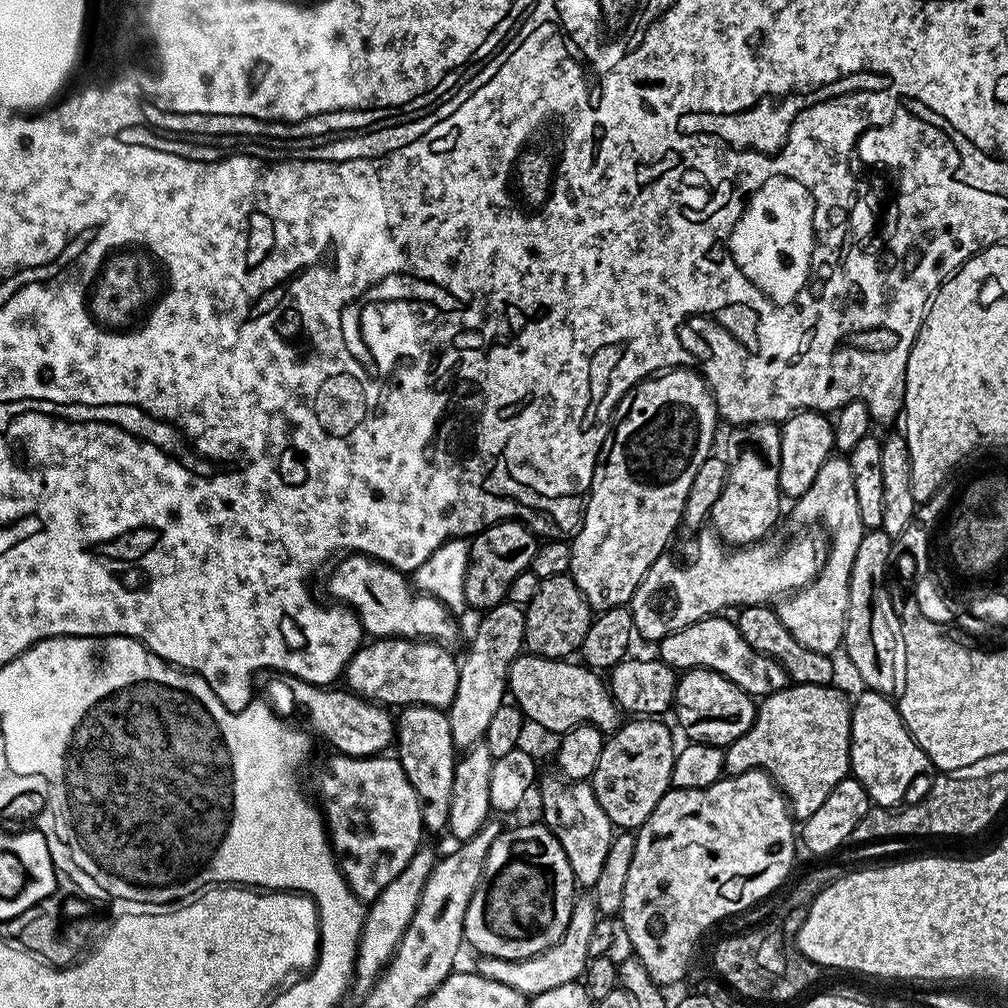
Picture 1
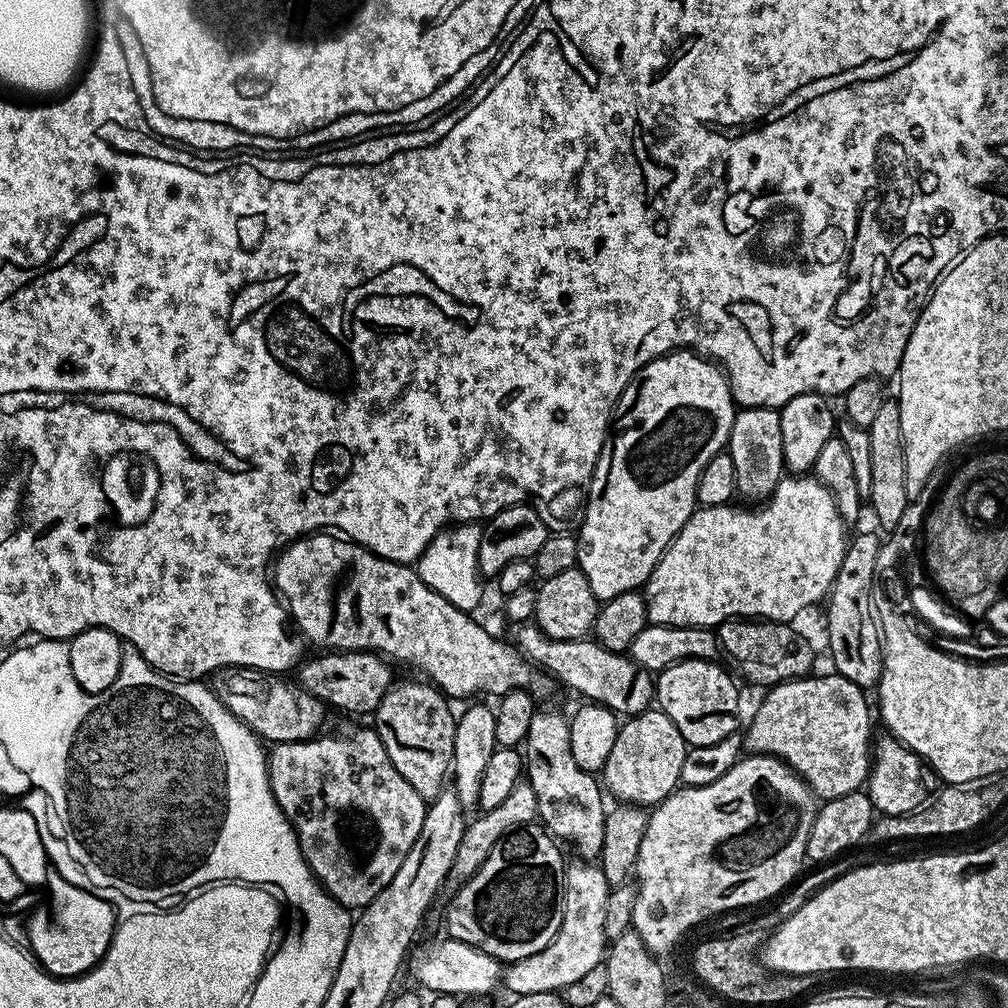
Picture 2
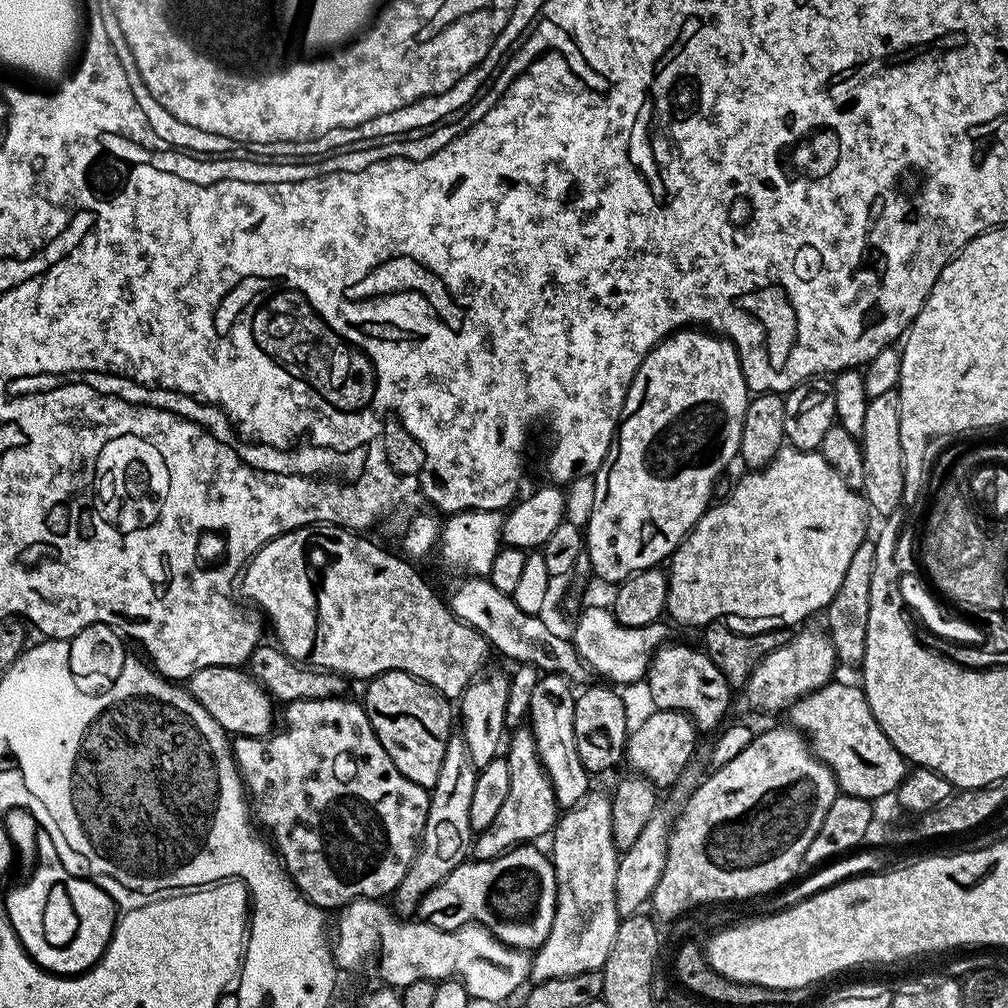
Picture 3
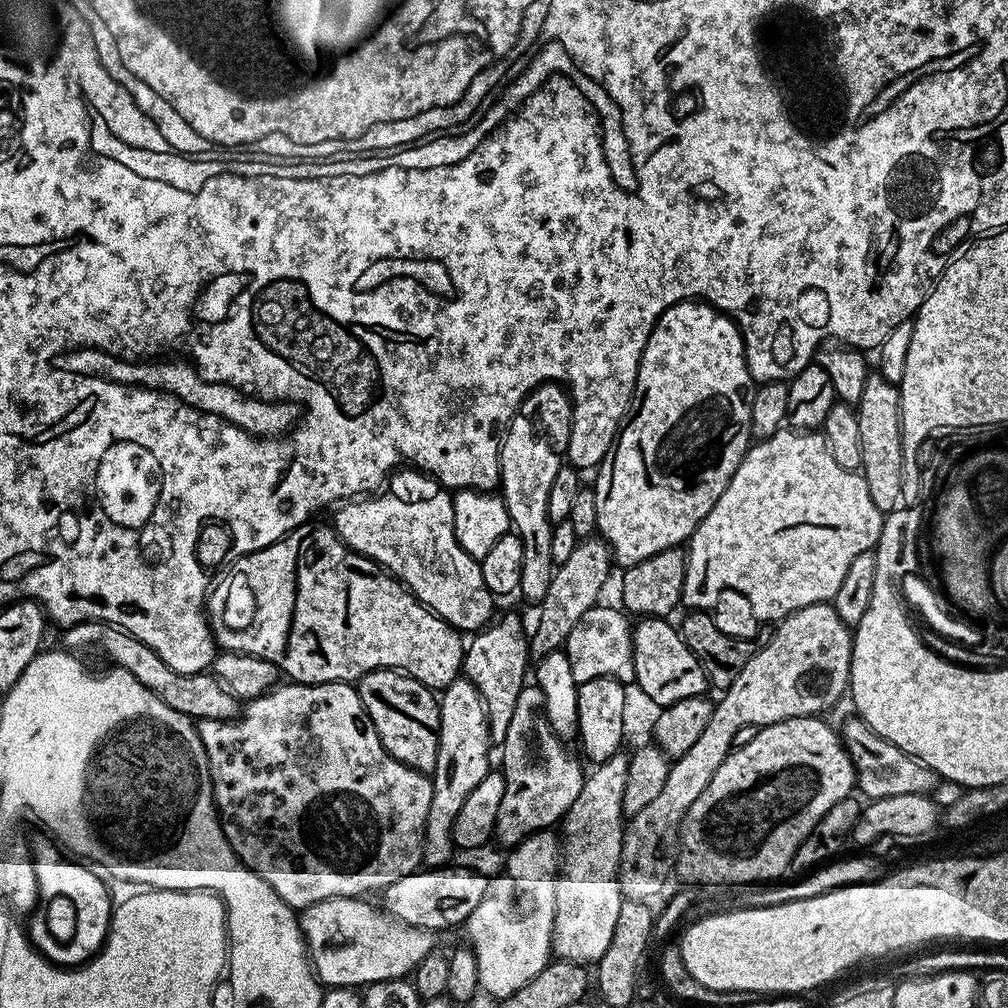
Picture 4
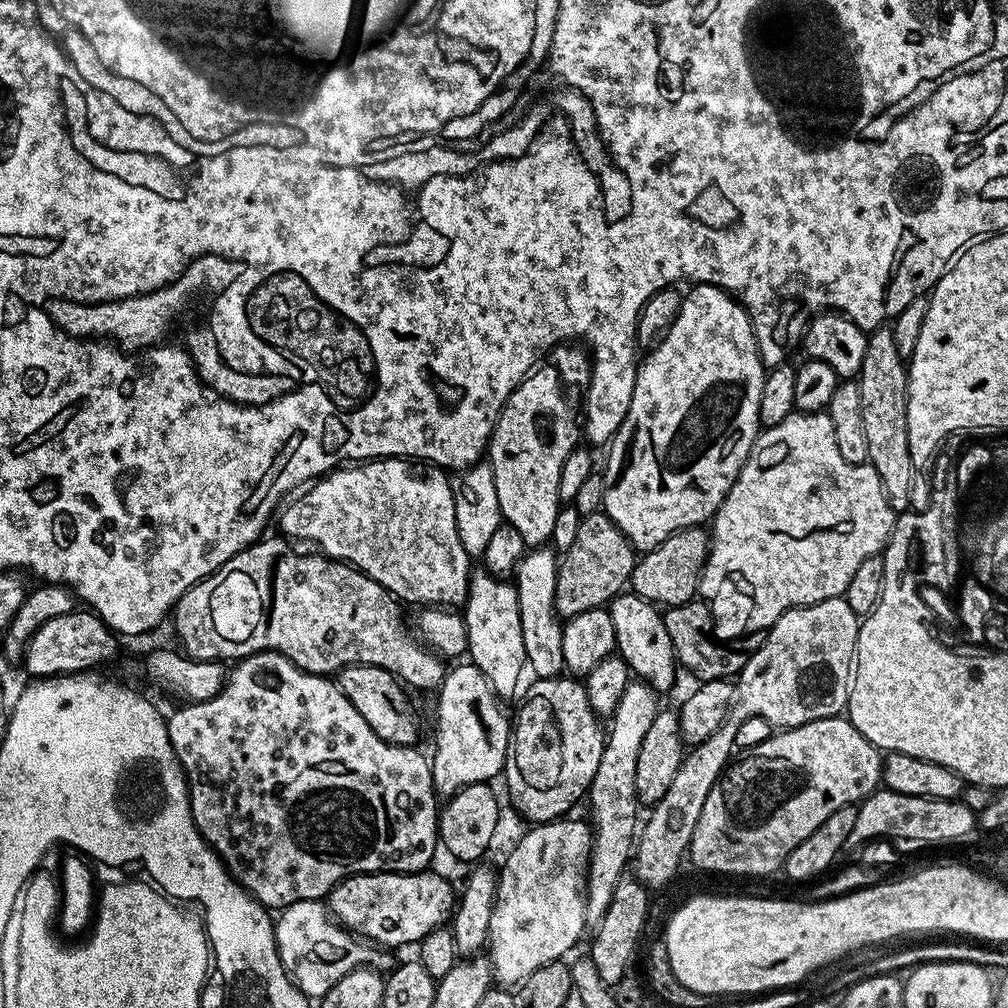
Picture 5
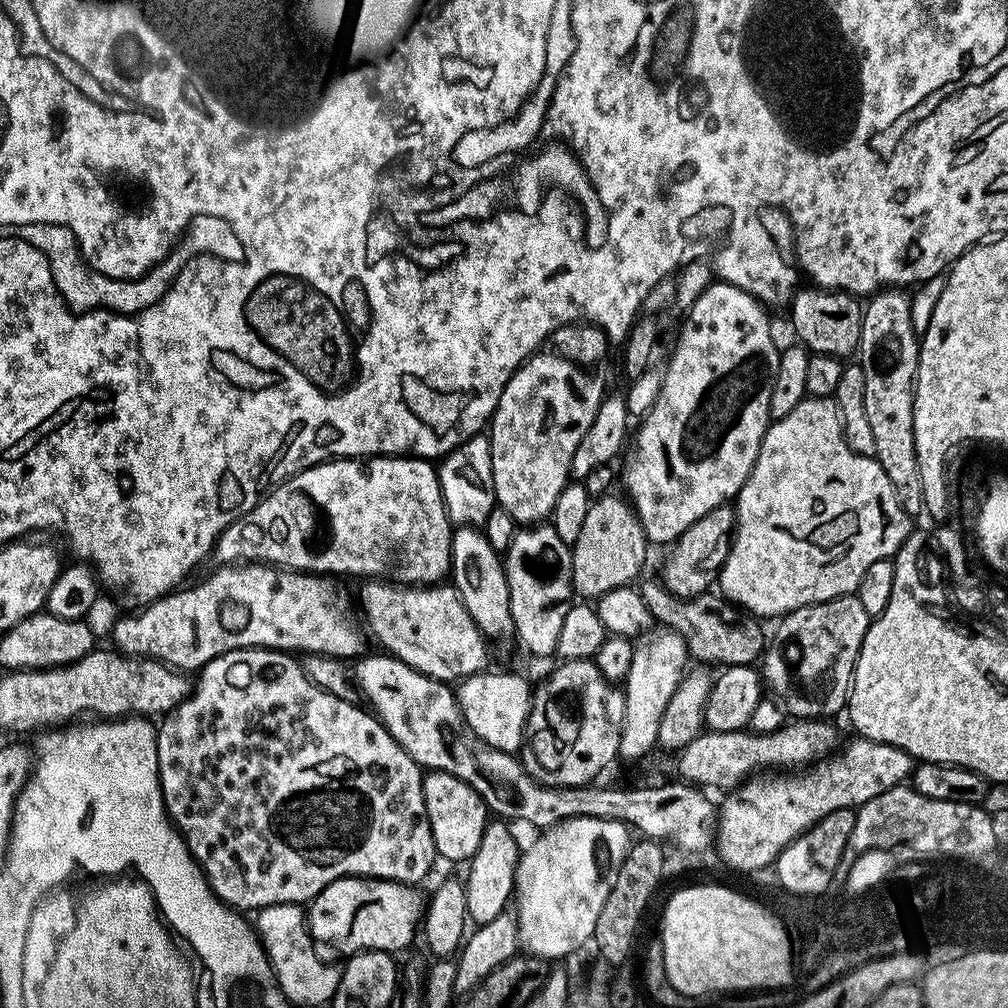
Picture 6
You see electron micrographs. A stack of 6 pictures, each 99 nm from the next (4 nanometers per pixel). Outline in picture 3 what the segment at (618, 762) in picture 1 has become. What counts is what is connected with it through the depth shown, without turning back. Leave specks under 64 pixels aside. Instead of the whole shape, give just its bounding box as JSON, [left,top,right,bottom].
[626,710,698,790]

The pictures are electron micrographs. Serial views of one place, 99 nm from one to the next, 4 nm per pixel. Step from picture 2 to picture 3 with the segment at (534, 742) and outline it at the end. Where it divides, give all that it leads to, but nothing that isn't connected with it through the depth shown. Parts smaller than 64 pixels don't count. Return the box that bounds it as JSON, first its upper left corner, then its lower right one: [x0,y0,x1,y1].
[528,675,590,810]

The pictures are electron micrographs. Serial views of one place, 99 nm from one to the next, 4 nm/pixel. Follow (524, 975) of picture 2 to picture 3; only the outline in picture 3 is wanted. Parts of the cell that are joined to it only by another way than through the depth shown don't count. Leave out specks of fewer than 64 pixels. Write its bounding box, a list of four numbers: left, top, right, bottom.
[530,790,622,984]

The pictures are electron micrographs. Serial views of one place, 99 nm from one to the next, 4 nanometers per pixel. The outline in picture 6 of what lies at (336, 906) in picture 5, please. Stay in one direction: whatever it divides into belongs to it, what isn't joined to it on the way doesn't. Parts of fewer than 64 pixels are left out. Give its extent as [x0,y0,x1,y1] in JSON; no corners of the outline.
[307,876,426,954]

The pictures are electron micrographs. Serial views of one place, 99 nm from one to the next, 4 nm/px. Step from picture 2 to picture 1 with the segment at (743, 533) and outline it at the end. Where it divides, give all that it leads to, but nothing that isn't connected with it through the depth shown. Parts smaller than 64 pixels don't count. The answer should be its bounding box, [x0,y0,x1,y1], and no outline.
[630,534,828,642]

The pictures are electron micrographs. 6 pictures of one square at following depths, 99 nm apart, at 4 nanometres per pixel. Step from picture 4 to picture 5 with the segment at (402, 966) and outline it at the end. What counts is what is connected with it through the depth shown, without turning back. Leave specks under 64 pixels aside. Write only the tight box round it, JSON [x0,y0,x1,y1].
[274,899,394,998]

